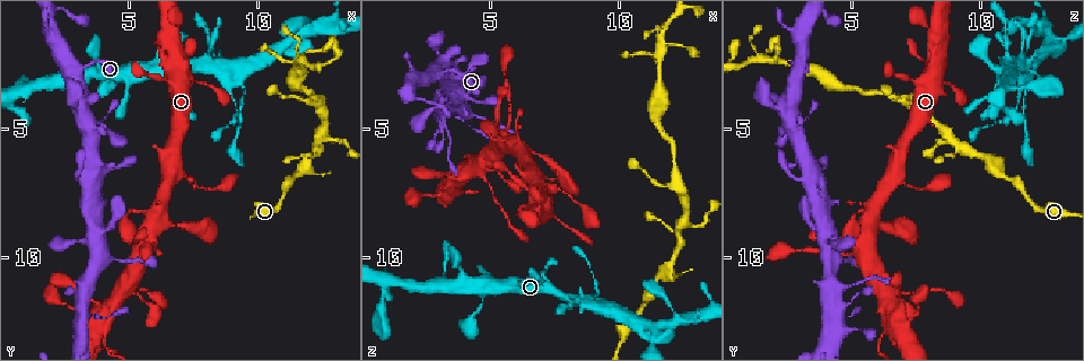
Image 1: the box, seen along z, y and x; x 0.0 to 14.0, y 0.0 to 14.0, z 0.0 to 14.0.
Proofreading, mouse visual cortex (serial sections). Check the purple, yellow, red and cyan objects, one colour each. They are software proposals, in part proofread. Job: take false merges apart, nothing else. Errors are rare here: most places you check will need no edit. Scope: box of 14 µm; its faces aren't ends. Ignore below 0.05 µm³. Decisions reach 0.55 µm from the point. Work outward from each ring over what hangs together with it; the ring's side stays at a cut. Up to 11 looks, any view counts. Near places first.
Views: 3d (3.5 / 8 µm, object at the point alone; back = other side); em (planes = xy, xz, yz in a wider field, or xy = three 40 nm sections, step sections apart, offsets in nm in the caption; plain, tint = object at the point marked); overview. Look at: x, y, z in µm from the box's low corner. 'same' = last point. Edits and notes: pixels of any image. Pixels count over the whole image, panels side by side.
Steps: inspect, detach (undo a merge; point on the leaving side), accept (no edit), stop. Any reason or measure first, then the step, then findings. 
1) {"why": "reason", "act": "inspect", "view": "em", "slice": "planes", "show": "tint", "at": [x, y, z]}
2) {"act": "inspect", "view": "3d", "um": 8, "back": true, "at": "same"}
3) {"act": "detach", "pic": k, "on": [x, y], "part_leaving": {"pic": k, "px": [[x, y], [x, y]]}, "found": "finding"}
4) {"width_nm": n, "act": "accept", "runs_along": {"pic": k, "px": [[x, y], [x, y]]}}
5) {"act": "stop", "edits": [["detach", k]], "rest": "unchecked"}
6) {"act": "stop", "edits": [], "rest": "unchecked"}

{"why": "small branch off a trunk", "act": "inspect", "view": "3d", "um": 3.5, "at": [3.3, 11.1, 4.4]}

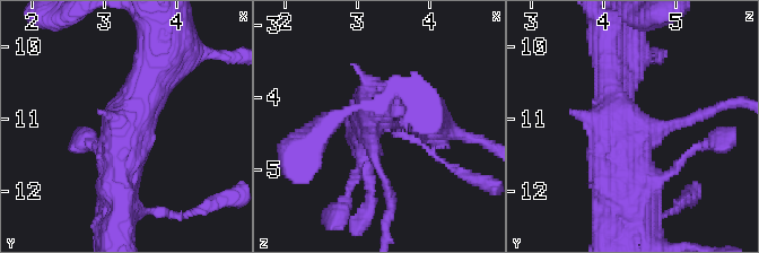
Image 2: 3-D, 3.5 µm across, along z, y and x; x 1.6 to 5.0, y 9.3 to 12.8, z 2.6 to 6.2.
{"arms": 3, "arm_widths_nm": [150, 500, 500], "why": "need the tissue", "act": "inspect", "view": "em", "slice": "xy", "step": 5, "show": "tint", "at": [3.20, 11.10, 4.45]}

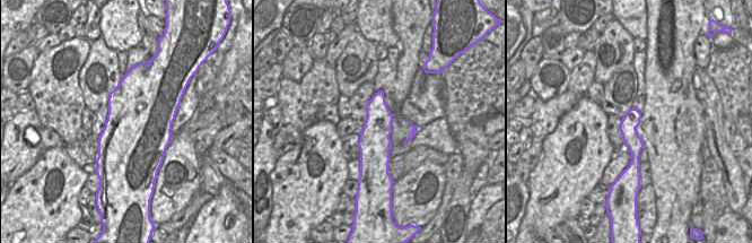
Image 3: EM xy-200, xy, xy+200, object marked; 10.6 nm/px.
{"act": "accept", "runs_along": {"pic": 3, "px": [[632, 111], [636, 165]]}, "found": "all the same cell"}

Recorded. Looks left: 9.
{"act": "inspect", "view": "3d", "um": 3.5, "at": [3.8, 12.5, 6.9]}

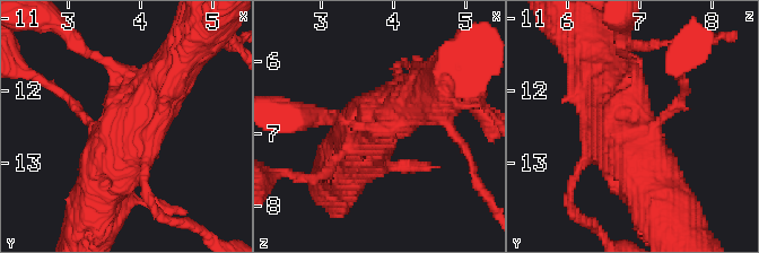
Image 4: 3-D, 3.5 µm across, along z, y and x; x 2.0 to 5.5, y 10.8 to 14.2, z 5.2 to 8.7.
{"act": "inspect", "view": "em", "slice": "planes", "show": "tint", "at": [3.75, 12.50, 6.95]}

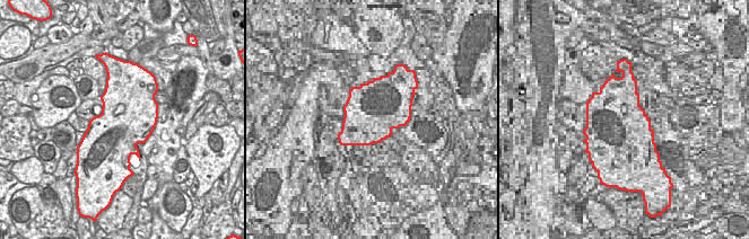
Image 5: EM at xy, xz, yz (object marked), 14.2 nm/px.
{"act": "accept", "runs_along": {"pic": 4, "px": [[180, 57], [103, 165]]}, "found": "one cell here"}

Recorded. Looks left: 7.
{"why": "side arm on a straight run", "act": "inspect", "view": "3d", "um": 3.5, "at": [11.6, 2.3, 1.8]}

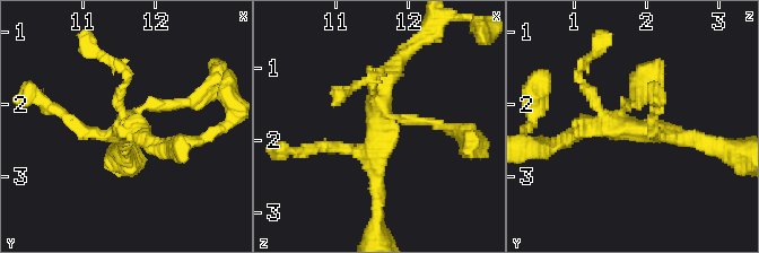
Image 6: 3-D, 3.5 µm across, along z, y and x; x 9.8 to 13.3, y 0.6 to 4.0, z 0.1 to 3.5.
{"act": "inspect", "view": "em", "slice": "xy", "step": 2, "show": "tint", "at": [11.60, 2.30, 1.75]}

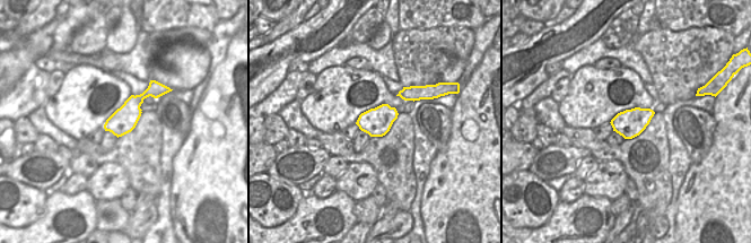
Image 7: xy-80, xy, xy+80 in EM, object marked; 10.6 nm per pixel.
{"act": "accept", "runs_along": {"pic": 6, "px": [[378, 194], [378, 93], [402, 55]]}, "found": "continuous, no second cell"}

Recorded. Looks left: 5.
{"why": "narrows sharply", "act": "inspect", "view": "3d", "um": 3.5, "at": [9.5, 3.8, 11.7]}

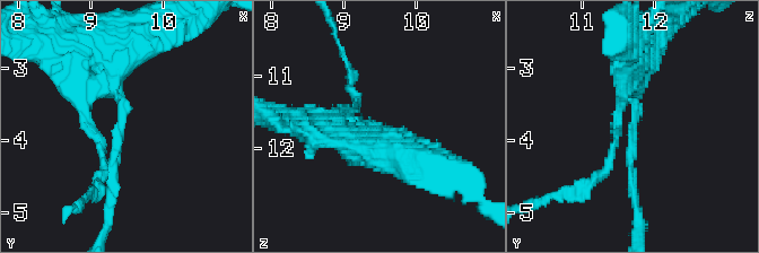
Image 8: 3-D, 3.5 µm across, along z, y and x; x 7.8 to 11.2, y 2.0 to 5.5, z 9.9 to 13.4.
{"arm_widths_nm": [150, 300], "why": "now the EM", "act": "inspect", "view": "em", "slice": "planes", "show": "tint", "at": [9.45, 3.85, 11.70]}

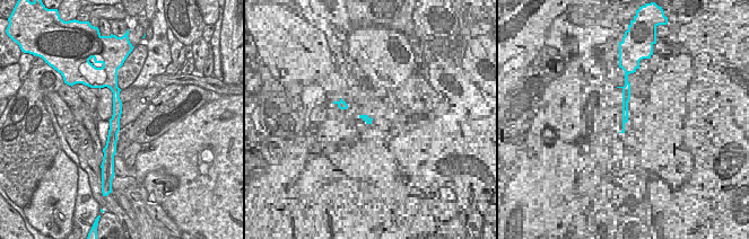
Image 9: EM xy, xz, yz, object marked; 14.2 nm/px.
{"width_nm": 160, "act": "accept", "runs_along": {"pic": 8, "px": [[83, 71], [124, 103], [111, 197]]}, "found": "all the same cell"}

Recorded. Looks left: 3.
{"act": "stop", "edits": [], "rest": "unchecked"}

